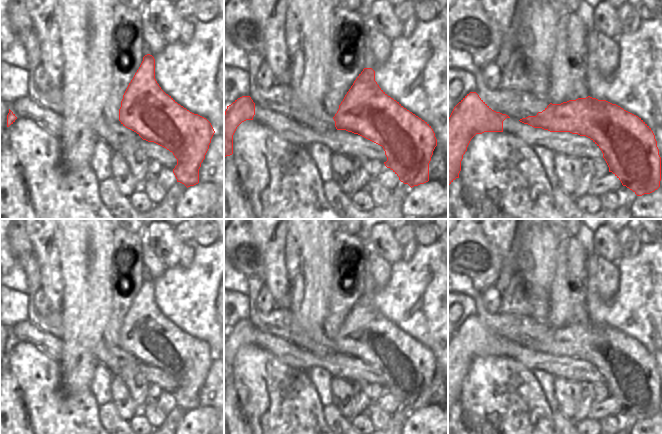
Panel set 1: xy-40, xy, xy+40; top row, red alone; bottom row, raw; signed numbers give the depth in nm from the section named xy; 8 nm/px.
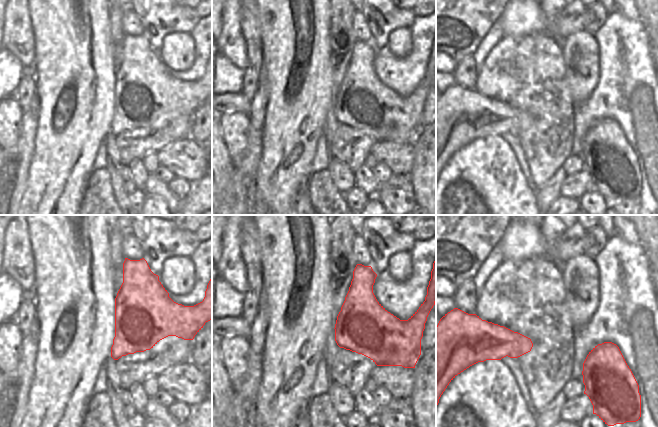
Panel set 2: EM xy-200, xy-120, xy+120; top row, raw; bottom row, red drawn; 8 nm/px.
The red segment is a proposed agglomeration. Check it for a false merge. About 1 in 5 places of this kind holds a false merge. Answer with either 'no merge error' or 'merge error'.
no merge error

